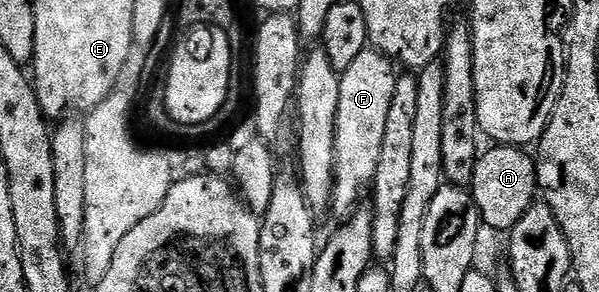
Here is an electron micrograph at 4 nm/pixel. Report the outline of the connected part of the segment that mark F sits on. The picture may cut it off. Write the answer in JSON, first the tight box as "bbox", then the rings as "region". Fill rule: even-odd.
{"bbox":[332,48,399,220],"region":[[[368,48],[364,52],[360,52],[360,56],[356,56],[356,60],[352,60],[352,64],[346,69],[341,71],[340,74],[340,108],[336,112],[336,154],[334,160],[334,201],[332,203],[332,214],[338,217],[338,220],[345,220],[354,213],[358,202],[362,198],[362,193],[369,191],[374,184],[374,177],[376,176],[376,164],[380,164],[380,144],[384,140],[384,127],[388,121],[388,107],[392,104],[392,92],[396,92],[396,84],[399,80],[399,75],[396,71],[395,63],[391,62],[389,58],[380,53],[380,51],[373,48]]]}

